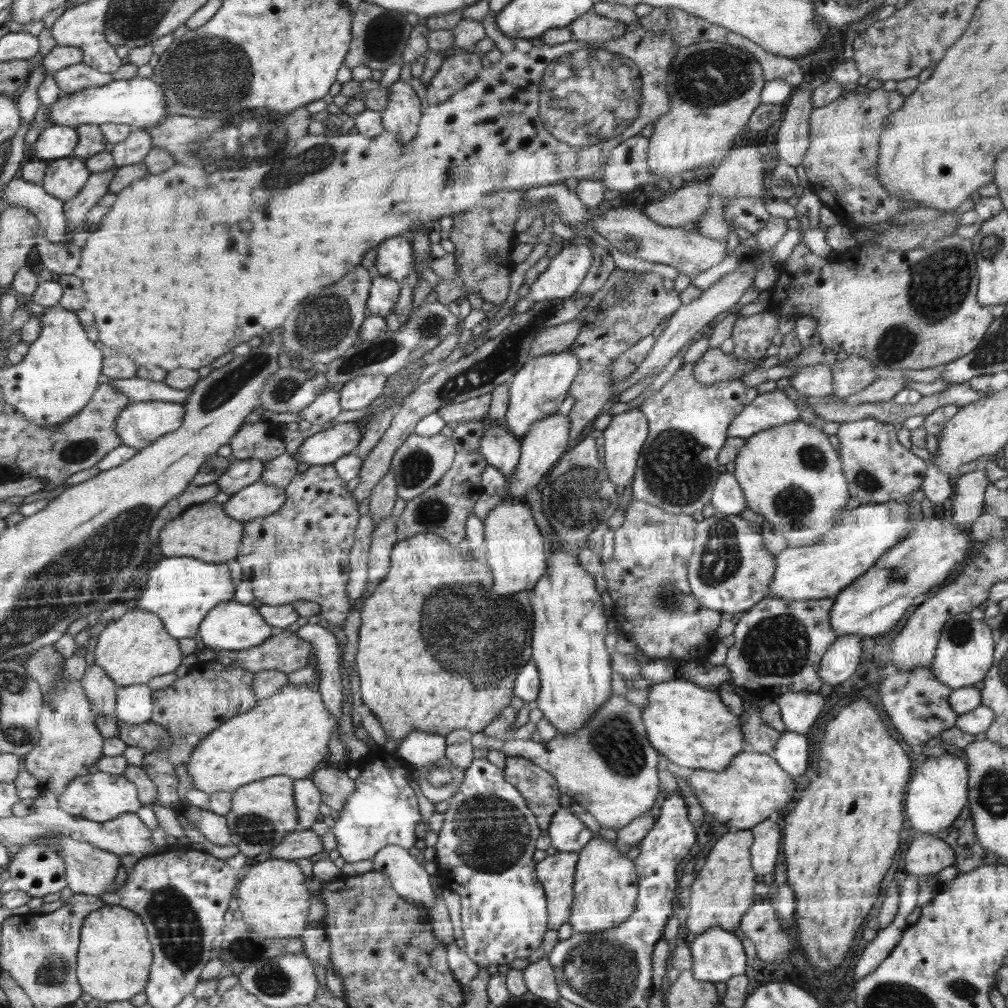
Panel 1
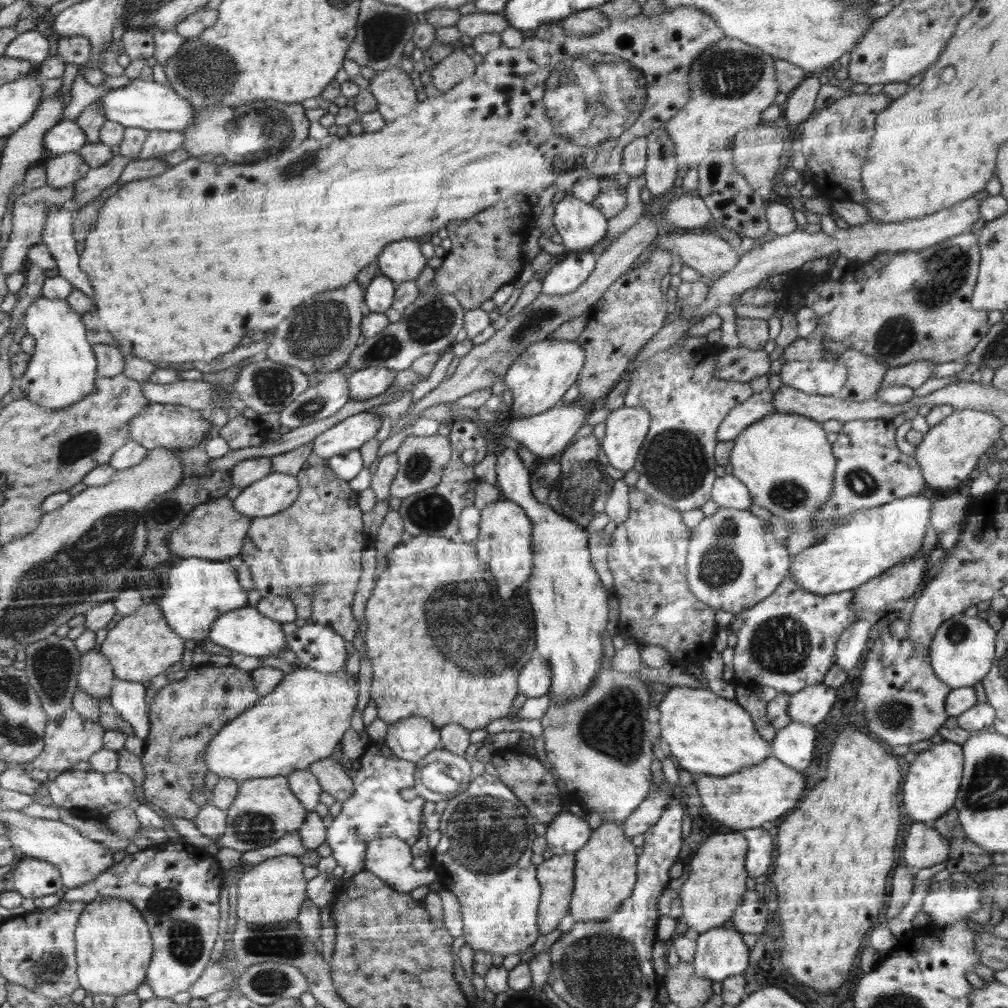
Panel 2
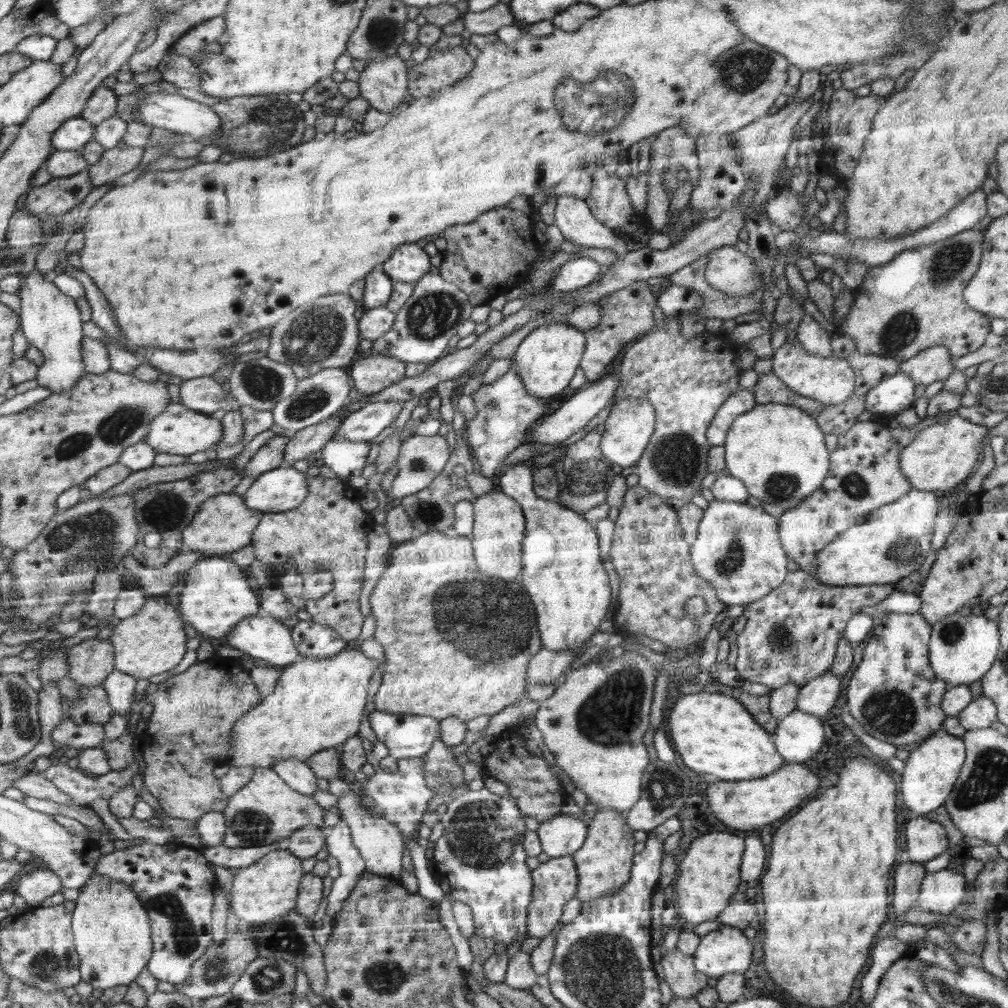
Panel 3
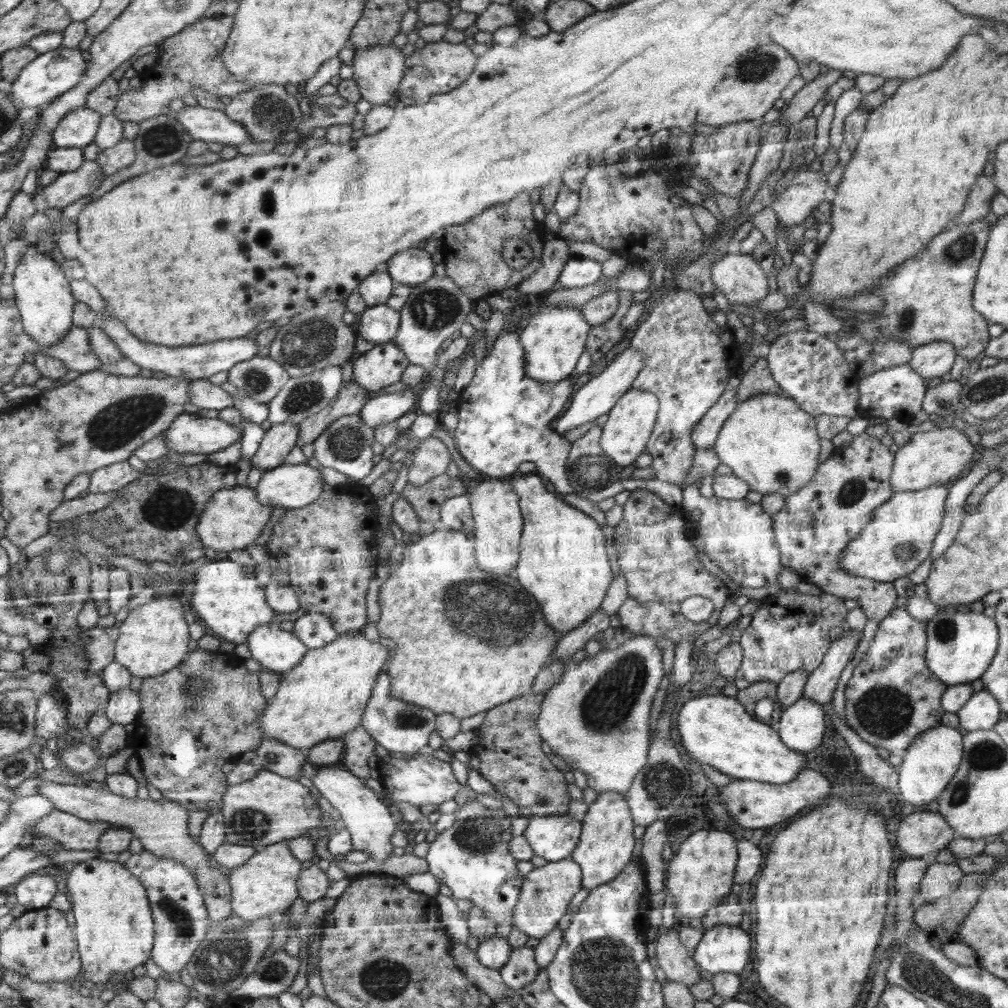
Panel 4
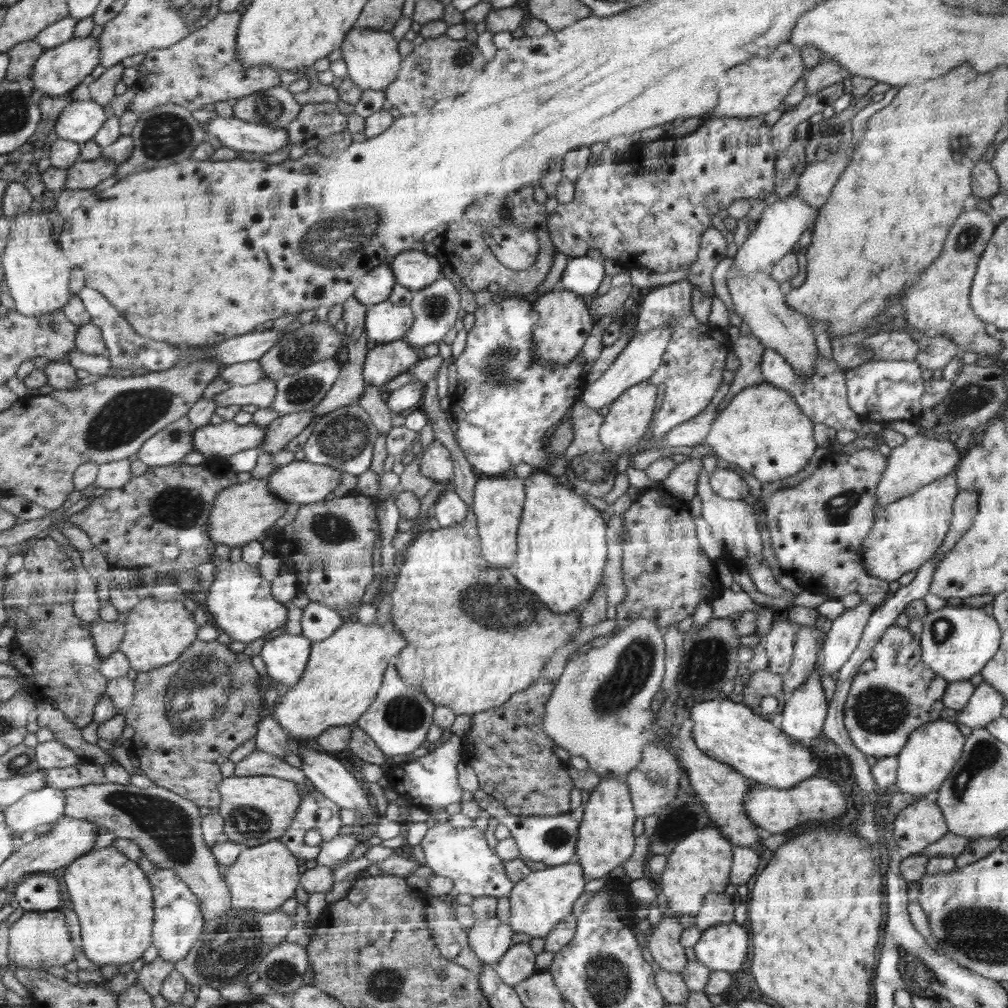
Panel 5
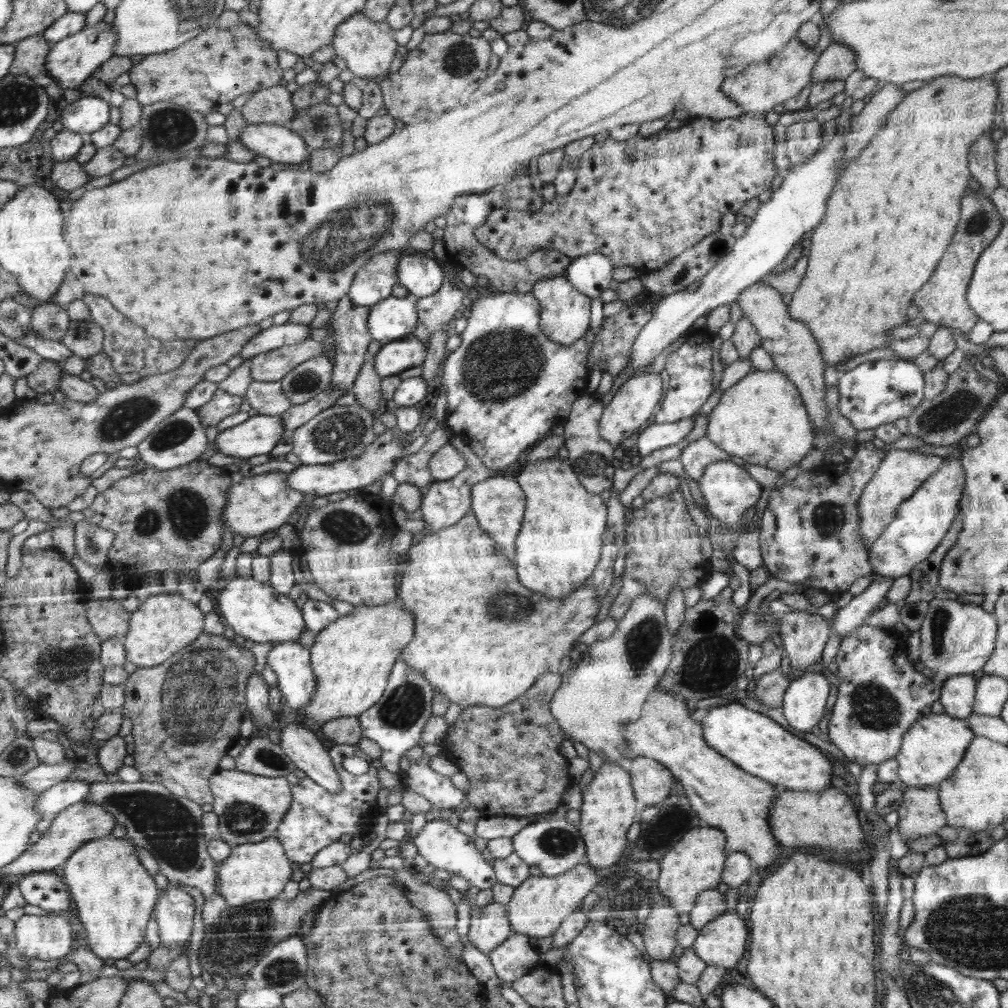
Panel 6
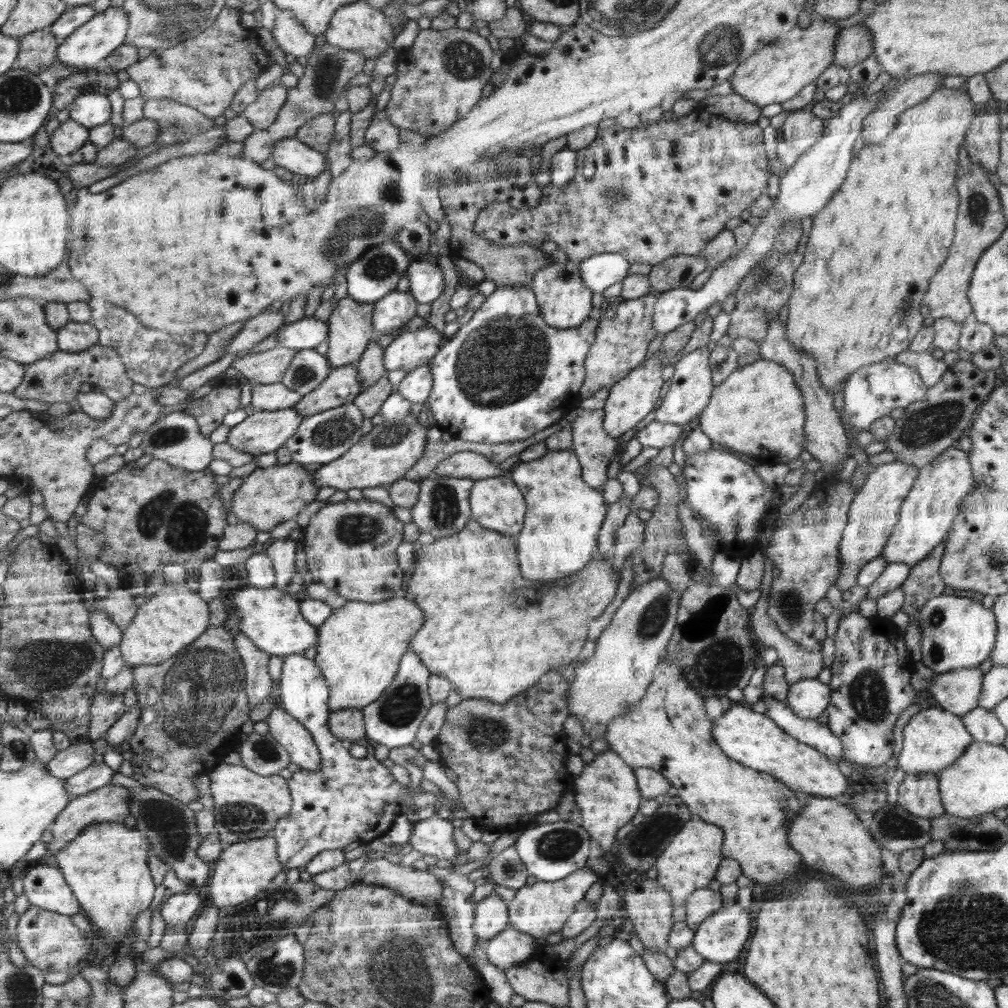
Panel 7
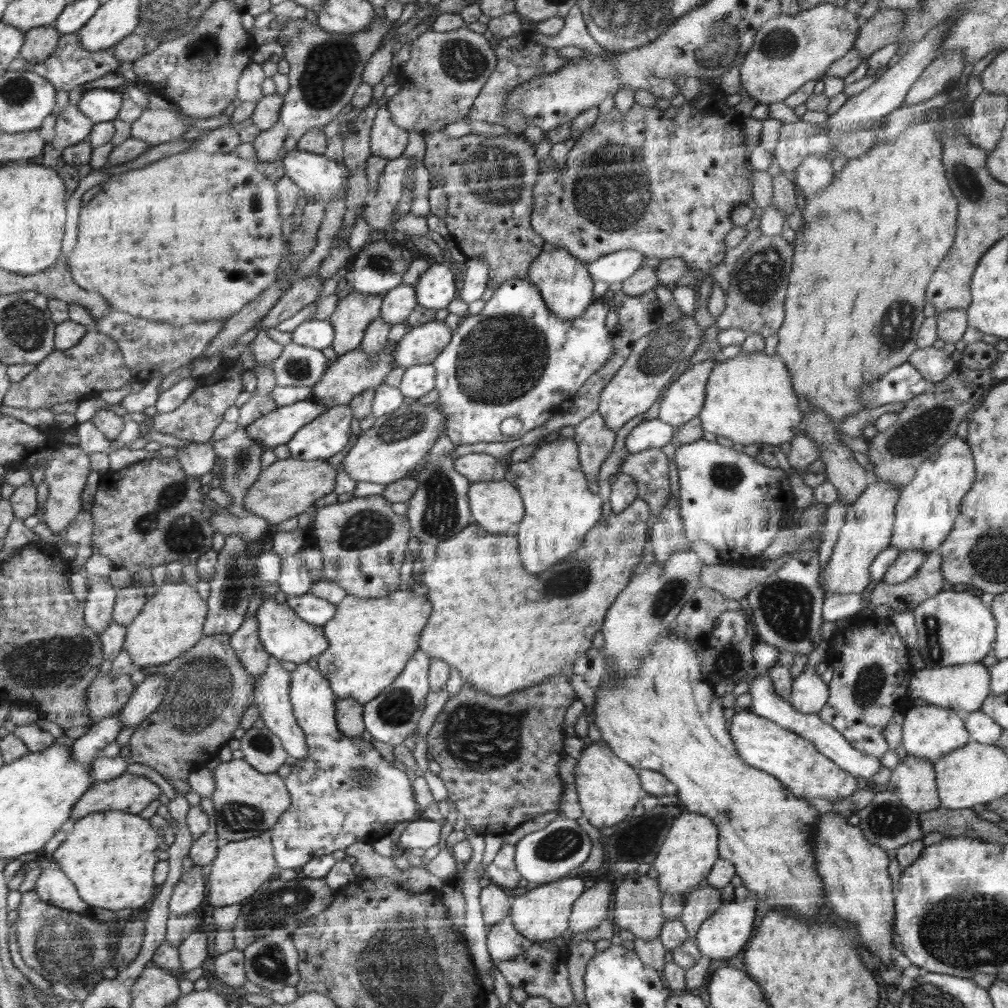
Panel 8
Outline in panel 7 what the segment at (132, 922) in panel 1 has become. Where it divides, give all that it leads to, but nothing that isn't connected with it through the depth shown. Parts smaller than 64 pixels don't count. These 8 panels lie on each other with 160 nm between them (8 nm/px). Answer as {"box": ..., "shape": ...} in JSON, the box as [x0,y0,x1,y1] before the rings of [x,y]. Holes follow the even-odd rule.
{"box":[53,822,154,955],"shape":[[[102,822],[90,825],[73,842],[70,842],[60,853],[53,857],[65,875],[66,883],[77,894],[78,902],[81,902],[82,910],[93,926],[94,930],[100,932],[101,940],[110,945],[111,955],[115,955],[120,946],[116,946],[132,928],[132,922],[140,910],[146,910],[150,902],[154,900],[154,880],[152,869],[149,866],[148,850],[150,850],[149,839],[142,831],[135,827],[125,826],[124,823]]]}

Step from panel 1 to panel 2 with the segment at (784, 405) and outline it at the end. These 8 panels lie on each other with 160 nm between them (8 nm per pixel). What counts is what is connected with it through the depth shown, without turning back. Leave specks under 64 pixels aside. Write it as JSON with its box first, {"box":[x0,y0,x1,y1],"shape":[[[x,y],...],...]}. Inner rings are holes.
{"box":[716,390,774,442],"shape":[[[765,390],[760,394],[754,394],[754,397],[748,401],[728,411],[716,431],[716,440],[718,442],[733,441],[736,435],[746,428],[746,425],[750,426],[753,422],[774,411],[773,392]]]}

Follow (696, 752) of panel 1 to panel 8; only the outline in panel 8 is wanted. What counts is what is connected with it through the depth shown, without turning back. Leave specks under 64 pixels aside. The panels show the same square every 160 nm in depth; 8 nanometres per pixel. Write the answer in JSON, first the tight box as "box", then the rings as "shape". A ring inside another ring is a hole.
{"box":[729,709,856,801],"shape":[[[747,709],[736,712],[730,722],[729,733],[732,735],[734,747],[738,755],[749,766],[766,770],[776,778],[782,778],[798,798],[814,800],[814,798],[828,798],[828,801],[842,801],[846,796],[856,793],[856,777],[817,750],[814,742],[801,738],[793,730],[778,726],[769,718],[754,714]]]}

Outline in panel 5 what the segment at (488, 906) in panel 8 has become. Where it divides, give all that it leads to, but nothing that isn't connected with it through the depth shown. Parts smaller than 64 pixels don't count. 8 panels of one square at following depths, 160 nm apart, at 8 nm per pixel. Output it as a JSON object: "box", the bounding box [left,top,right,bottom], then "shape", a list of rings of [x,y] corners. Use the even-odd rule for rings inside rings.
{"box":[467,917,514,965],"shape":[[[492,917],[475,921],[473,926],[468,929],[467,941],[483,963],[492,965],[497,963],[513,945],[512,935],[514,933],[508,922],[502,922],[498,917]]]}

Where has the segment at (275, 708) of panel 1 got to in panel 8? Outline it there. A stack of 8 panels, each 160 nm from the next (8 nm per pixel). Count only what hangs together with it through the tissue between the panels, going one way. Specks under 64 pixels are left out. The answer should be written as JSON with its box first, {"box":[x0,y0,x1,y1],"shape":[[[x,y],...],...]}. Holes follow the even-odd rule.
{"box":[318,587,430,705],"shape":[[[411,587],[390,593],[388,597],[360,598],[346,595],[337,605],[334,618],[324,624],[325,637],[329,639],[329,648],[318,657],[318,670],[332,686],[336,699],[353,698],[365,705],[380,696],[405,670],[405,666],[417,652],[422,628],[430,616],[430,602],[413,592]]]}

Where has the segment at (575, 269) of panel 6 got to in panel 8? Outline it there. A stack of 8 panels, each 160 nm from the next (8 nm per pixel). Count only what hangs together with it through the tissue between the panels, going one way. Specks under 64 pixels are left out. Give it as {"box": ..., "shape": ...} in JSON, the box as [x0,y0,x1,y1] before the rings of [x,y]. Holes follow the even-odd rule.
{"box":[588,250,645,285],"shape":[[[618,250],[588,263],[589,274],[594,281],[606,282],[608,285],[623,282],[642,268],[644,258],[645,254],[637,250]]]}

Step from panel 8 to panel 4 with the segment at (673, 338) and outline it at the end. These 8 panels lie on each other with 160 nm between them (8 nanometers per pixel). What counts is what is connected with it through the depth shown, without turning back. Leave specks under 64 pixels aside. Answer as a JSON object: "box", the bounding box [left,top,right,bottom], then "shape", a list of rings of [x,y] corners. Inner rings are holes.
{"box":[599,389,658,467],"shape":[[[629,389],[620,401],[608,412],[608,420],[604,424],[599,445],[614,462],[622,467],[634,464],[634,460],[640,456],[640,452],[647,447],[649,438],[653,434],[656,424],[656,412],[658,412],[658,398],[647,390]]]}

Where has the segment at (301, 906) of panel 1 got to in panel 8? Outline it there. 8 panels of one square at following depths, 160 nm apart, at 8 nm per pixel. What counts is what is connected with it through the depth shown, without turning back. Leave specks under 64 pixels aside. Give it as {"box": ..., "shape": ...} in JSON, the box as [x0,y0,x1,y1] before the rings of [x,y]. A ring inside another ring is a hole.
{"box":[208,830,276,907],"shape":[[[268,830],[260,836],[219,847],[216,858],[212,861],[210,876],[208,876],[209,904],[214,907],[230,906],[241,903],[244,898],[254,894],[270,878],[270,874],[276,868],[275,856],[272,856],[272,848],[270,848],[272,845],[271,830]]]}

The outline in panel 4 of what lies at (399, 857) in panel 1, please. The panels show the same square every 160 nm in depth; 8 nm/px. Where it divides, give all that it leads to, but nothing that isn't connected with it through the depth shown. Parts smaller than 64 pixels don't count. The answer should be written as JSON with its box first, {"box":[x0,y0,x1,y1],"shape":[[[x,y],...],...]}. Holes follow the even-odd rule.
{"box":[311,767,402,862],"shape":[[[328,767],[317,769],[316,776],[311,780],[318,795],[323,796],[334,807],[351,834],[353,851],[368,851],[371,858],[384,862],[392,857],[393,844],[390,837],[396,830],[396,824],[402,820],[401,816],[392,816],[392,812],[382,804],[382,800],[374,794],[374,790],[366,788],[357,775],[347,769]]]}

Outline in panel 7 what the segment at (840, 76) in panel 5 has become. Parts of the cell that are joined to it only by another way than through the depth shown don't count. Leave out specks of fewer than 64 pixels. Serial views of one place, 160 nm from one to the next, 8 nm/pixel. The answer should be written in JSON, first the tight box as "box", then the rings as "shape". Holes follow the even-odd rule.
{"box":[833,25,873,68],"shape":[[[866,25],[842,28],[837,36],[836,57],[833,65],[853,68],[871,57],[873,50],[873,36]]]}

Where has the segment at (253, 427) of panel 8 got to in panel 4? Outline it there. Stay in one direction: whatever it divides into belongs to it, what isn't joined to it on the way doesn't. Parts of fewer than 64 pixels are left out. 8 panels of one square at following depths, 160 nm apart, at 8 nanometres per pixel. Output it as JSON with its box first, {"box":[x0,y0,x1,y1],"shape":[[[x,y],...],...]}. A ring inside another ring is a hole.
{"box":[162,413,242,454],"shape":[[[182,413],[162,433],[170,452],[212,454],[222,451],[242,438],[240,425],[225,419]]]}

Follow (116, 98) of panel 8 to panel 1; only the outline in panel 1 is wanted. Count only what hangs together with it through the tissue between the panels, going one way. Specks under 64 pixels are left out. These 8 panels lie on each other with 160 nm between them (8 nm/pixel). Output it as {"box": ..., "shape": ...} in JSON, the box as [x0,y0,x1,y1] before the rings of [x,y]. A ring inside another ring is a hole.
{"box":[32,124,80,161],"shape":[[[53,124],[45,128],[32,145],[32,158],[54,161],[72,155],[80,135],[71,126]]]}

